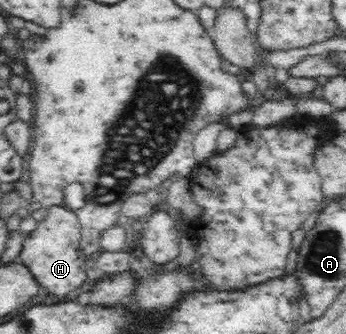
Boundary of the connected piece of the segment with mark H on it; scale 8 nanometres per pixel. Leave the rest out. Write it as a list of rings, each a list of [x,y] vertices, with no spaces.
[[[65,205],[49,207],[49,213],[39,221],[34,231],[27,235],[17,260],[25,262],[44,288],[44,293],[65,295],[87,280],[87,255],[82,250],[82,225],[75,210]]]

